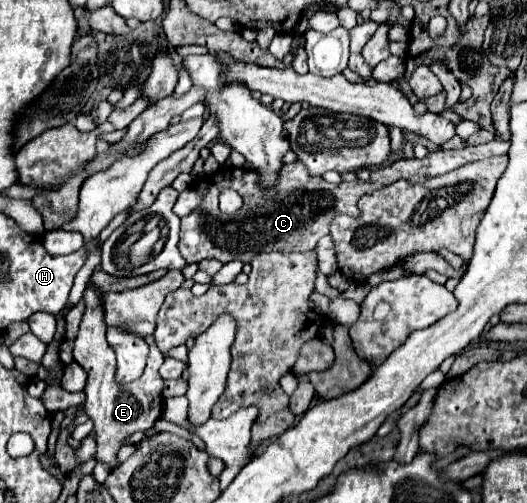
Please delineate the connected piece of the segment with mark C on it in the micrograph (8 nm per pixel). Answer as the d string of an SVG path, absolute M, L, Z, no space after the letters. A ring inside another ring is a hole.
M493 140L489 144L479 144L479 146L465 146L461 150L433 150L429 152L427 158L423 160L417 160L417 158L411 158L411 160L397 160L389 166L381 166L377 170L371 172L371 178L367 182L363 180L355 180L355 182L341 182L341 184L329 184L325 182L323 178L315 178L307 172L307 168L303 168L301 162L293 162L293 164L285 164L281 174L279 174L279 182L269 188L269 190L263 190L259 184L257 184L257 174L249 168L233 168L233 166L221 166L217 172L213 174L207 174L205 178L193 182L191 188L195 188L201 196L203 196L203 202L199 204L199 208L195 208L195 212L191 212L189 216L181 218L181 240L179 240L179 252L181 256L185 258L187 264L193 264L193 262L201 262L205 258L215 258L223 264L239 258L241 262L251 262L259 252L283 252L283 254L291 254L291 252L307 252L307 250L313 250L317 240L323 238L325 234L329 234L329 224L331 220L337 216L337 214L359 214L357 210L357 200L365 194L371 194L383 186L389 186L397 180L409 180L409 182L423 182L425 178L429 176L441 176L445 172L451 172L455 168L461 168L463 164L469 164L469 162L475 162L475 160L483 160L483 158L491 158L491 156L497 156L497 154L507 154L509 152L509 140ZM223 188L233 188L241 194L243 198L243 208L231 218L231 216L223 216L217 208L217 196Z

